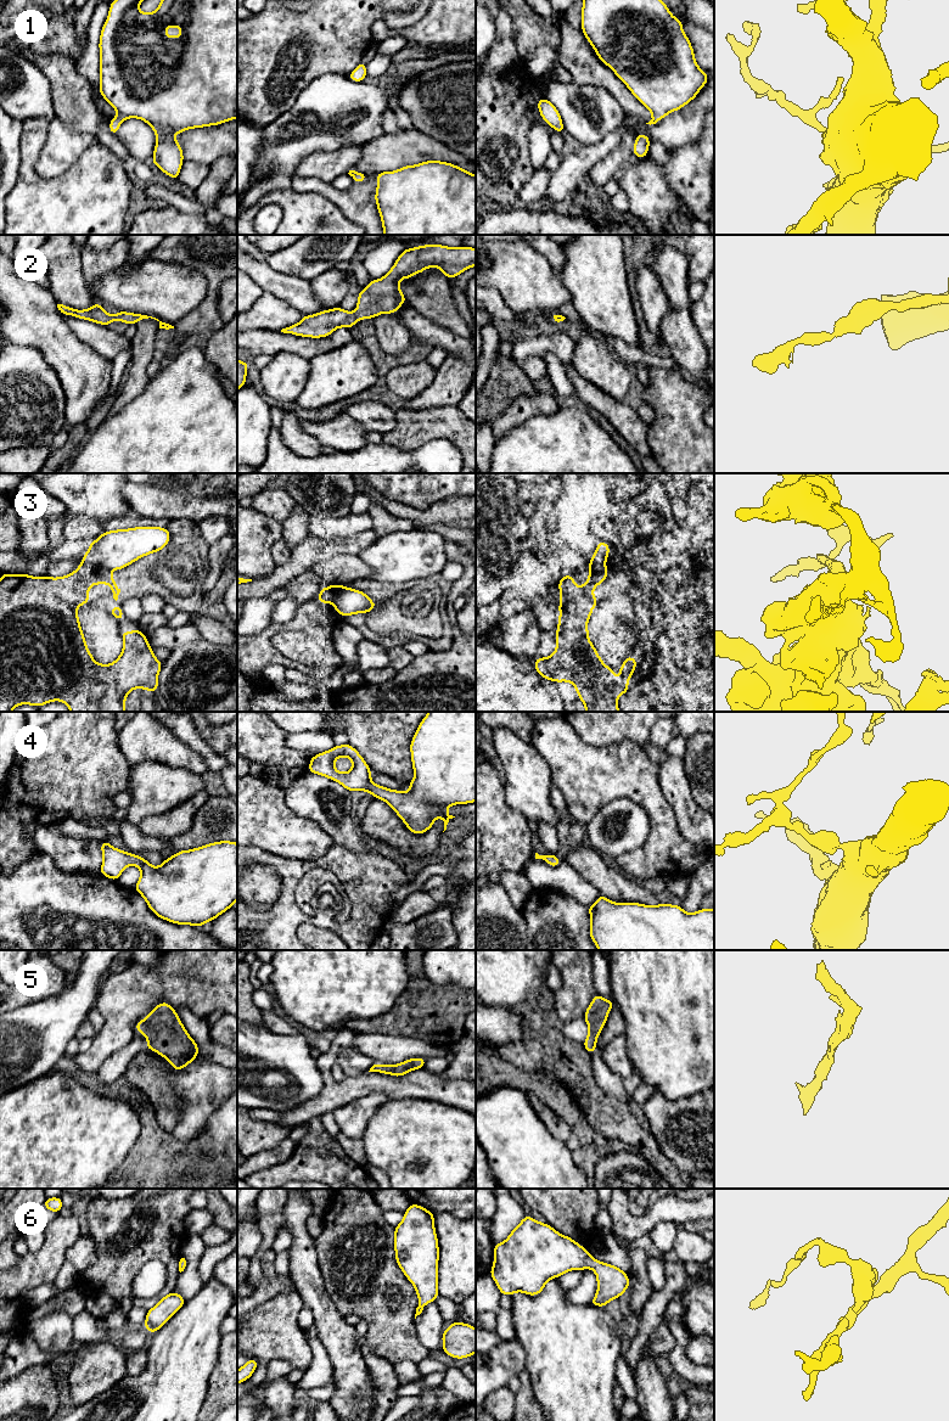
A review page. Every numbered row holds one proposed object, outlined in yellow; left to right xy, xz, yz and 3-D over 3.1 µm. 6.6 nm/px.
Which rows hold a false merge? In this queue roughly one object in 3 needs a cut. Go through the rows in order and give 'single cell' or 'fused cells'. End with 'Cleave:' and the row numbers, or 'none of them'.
1: single cell
2: single cell
3: fused cells
4: single cell
5: single cell
6: single cell
Cleave: 3

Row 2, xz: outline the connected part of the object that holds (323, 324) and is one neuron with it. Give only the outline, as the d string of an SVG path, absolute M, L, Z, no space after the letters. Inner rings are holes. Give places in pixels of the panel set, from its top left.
M425 245L406 248L400 253L392 269L380 280L370 280L369 285L359 292L358 304L354 313L343 310L339 307L322 310L314 315L304 315L303 319L292 326L282 328L281 332L301 337L321 338L327 337L338 327L350 328L358 320L374 319L380 314L394 314L399 307L406 303L406 298L399 287L402 279L410 279L427 268L437 266L448 279L455 279L468 268L476 266L476 248L472 247L447 247L443 245Z

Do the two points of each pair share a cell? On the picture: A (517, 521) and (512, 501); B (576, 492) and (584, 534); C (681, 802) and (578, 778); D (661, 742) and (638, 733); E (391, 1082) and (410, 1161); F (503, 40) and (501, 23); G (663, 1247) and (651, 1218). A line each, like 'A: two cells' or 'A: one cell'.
A: one cell
B: one cell
C: two cells
D: two cells
E: two cells
F: one cell
G: two cells

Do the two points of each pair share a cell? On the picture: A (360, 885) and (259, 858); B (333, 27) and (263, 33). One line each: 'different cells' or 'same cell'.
A: same cell
B: same cell

